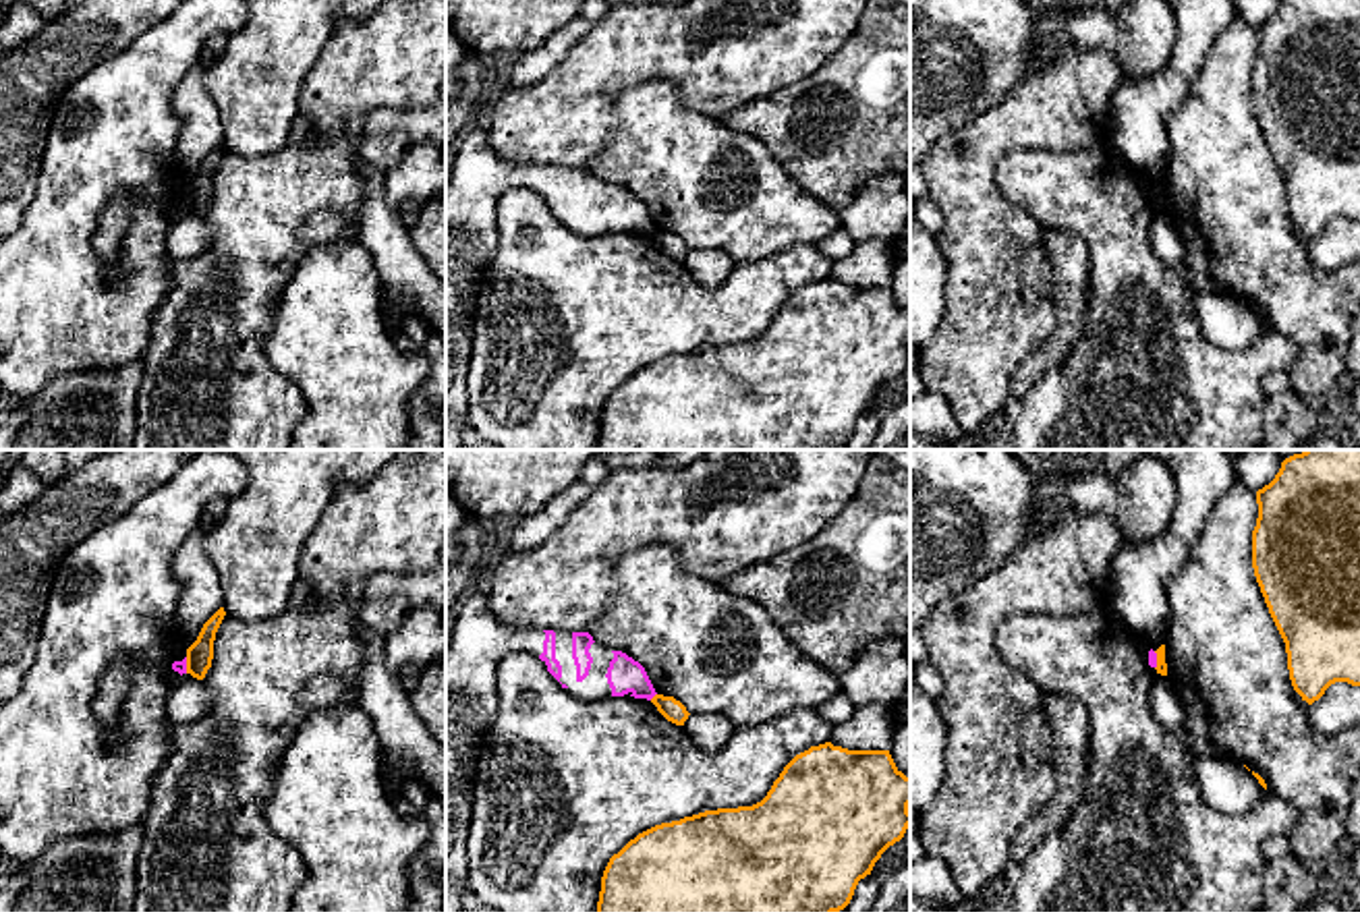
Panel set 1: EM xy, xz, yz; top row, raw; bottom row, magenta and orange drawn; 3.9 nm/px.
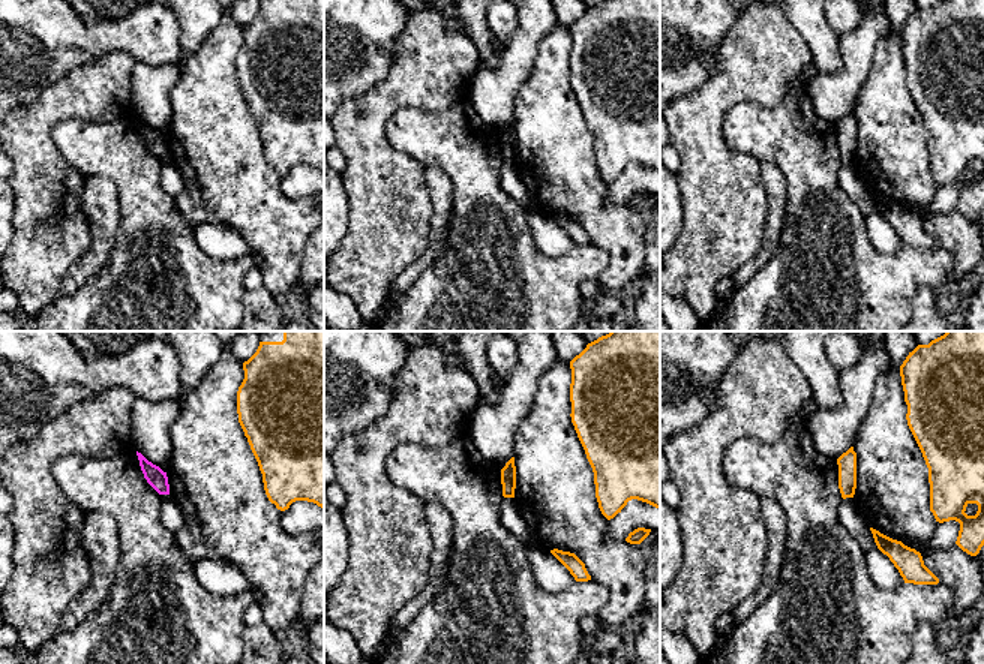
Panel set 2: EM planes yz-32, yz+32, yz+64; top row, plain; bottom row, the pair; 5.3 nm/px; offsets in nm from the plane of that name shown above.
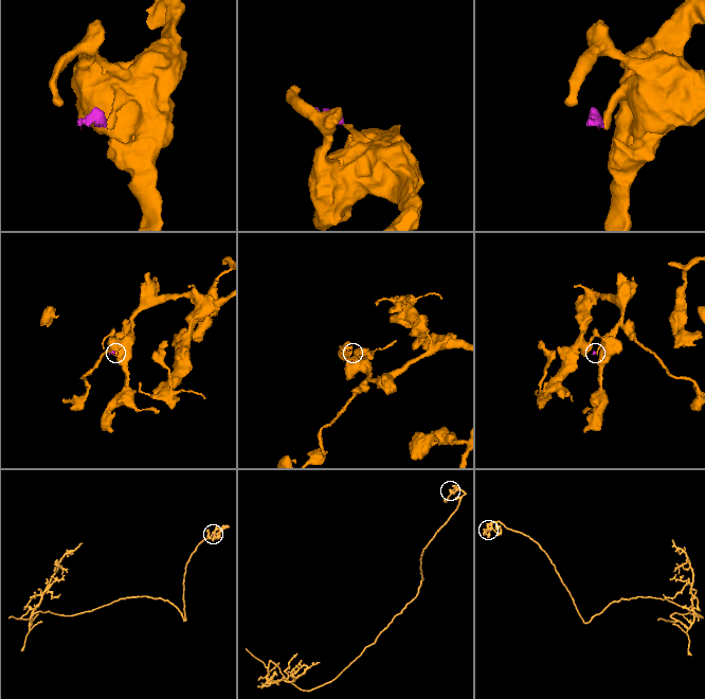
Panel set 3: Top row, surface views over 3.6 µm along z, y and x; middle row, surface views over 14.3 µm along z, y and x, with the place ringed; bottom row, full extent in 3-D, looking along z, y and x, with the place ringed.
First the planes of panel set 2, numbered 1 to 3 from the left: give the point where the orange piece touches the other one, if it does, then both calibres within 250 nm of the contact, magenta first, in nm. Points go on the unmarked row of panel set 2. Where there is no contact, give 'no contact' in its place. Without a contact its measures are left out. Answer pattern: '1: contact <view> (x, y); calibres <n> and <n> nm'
1: no contact
2: no contact
3: no contact

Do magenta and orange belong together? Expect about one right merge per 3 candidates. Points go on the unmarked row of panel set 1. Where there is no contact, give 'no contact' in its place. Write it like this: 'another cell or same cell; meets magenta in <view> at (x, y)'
another cell; meets magenta in xz at (652, 233)

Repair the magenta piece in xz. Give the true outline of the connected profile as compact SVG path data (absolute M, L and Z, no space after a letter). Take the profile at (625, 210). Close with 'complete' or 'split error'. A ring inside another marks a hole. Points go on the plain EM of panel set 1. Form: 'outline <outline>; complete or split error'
outline M469 126L462 133L452 174L446 180L446 450L460 450L460 437L466 429L466 371L473 348L475 301L498 247L498 201L510 189L537 191L562 224L585 236L610 232L651 236L657 230L639 197L597 180L589 168L514 164L493 151L485 131Z; split error

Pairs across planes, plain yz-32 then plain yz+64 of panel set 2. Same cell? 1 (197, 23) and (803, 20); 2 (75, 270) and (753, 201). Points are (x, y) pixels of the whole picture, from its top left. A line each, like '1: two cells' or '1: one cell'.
1: two cells
2: two cells

